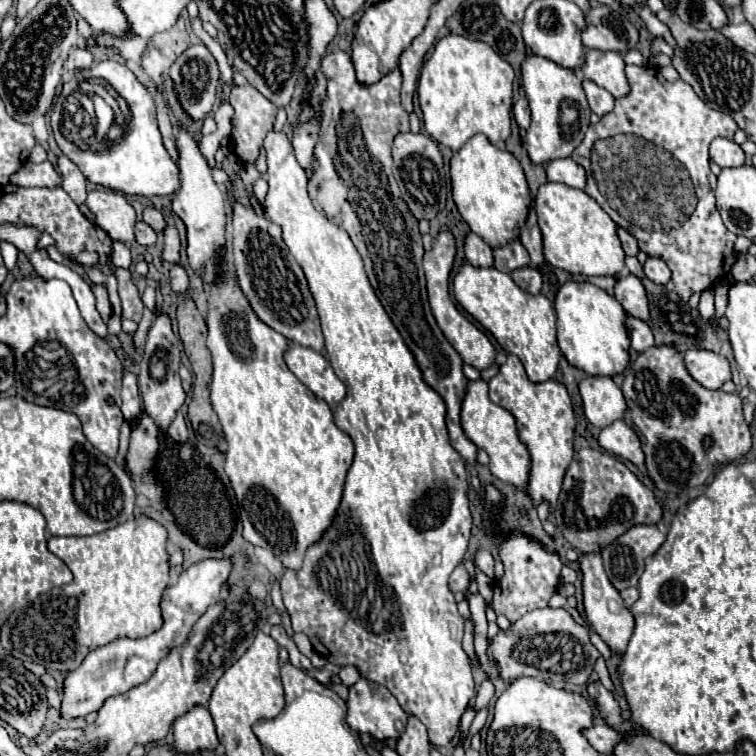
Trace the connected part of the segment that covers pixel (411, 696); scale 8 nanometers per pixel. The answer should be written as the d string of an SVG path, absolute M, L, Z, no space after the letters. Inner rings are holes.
M269 131L265 137L265 157L267 157L267 171L265 171L265 179L269 183L269 191L265 195L263 201L263 209L265 215L281 225L281 237L285 241L285 245L289 247L291 255L295 257L295 261L301 265L305 279L309 283L311 295L317 303L317 311L321 317L321 329L323 329L323 337L325 339L325 354L333 371L337 373L337 377L347 385L347 395L343 399L343 405L339 403L337 413L335 413L335 425L349 433L349 437L355 443L355 459L347 471L345 477L345 487L343 487L343 499L341 499L341 507L331 523L331 527L323 533L323 537L313 543L303 559L303 567L299 571L285 571L283 579L281 579L281 593L283 593L283 603L287 613L291 615L293 621L293 631L295 633L305 633L315 649L315 653L323 655L327 661L345 667L345 665L353 665L359 669L361 677L377 683L377 685L385 685L395 699L399 701L399 705L407 711L413 713L421 719L421 723L427 727L429 731L429 741L435 747L445 747L453 741L453 737L459 733L459 719L463 715L463 711L469 705L469 699L475 697L475 683L473 683L473 675L471 675L471 663L461 647L463 641L463 617L457 613L457 603L453 599L453 593L447 587L447 579L451 575L451 571L461 563L465 551L467 551L467 543L471 537L471 511L469 511L469 483L467 483L467 471L465 471L465 463L463 457L451 447L449 435L447 435L447 427L445 427L445 403L439 397L439 393L435 393L421 375L421 369L415 361L415 355L411 353L411 349L405 345L403 337L399 335L397 327L393 325L393 321L389 319L387 311L383 309L381 301L377 299L367 273L363 269L363 259L357 253L355 245L351 243L349 235L345 229L329 223L311 203L309 195L307 195L307 173L305 169L297 163L295 155L293 155L293 145L291 139L287 137L287 133L283 131Z

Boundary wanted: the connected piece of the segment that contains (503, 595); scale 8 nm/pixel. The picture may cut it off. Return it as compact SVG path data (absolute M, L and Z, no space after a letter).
M511 533L501 543L501 561L505 565L505 575L493 583L495 613L501 613L511 623L515 623L525 613L549 605L551 595L557 591L559 573L563 569L563 563L557 553L547 553L539 543L531 541L529 537Z

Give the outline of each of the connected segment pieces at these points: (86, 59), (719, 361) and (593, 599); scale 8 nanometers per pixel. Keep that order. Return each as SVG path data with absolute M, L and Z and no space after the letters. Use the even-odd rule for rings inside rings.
M73 49L69 53L69 59L65 61L65 67L69 71L75 69L89 69L89 65L93 63L93 53L91 51L83 51L83 49Z
M687 351L683 361L689 375L705 389L721 389L721 385L731 379L727 359L711 351Z
M585 553L585 555L581 555L579 565L581 565L581 573L583 573L583 605L585 605L587 621L593 627L593 631L597 631L599 637L609 645L611 651L623 655L623 651L625 651L625 647L629 643L631 631L635 627L633 615L625 607L619 591L607 579L607 573L603 569L601 553Z

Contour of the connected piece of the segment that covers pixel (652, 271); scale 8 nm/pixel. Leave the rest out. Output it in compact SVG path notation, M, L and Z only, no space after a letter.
M649 257L647 263L643 265L643 269L645 269L645 275L659 285L667 285L671 281L671 271L659 257Z

